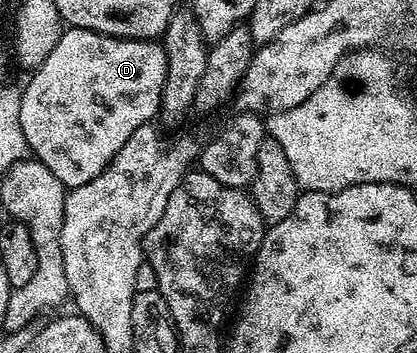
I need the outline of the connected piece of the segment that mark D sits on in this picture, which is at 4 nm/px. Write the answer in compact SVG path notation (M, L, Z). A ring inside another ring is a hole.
M69 27L62 30L59 45L55 45L55 49L51 49L51 53L47 53L47 61L43 61L43 65L36 67L30 75L33 76L30 77L29 84L24 84L19 105L19 125L23 125L23 137L36 159L43 165L47 165L47 169L51 169L51 173L55 173L55 177L59 177L59 181L66 189L72 189L79 185L87 185L95 177L99 177L99 173L103 173L103 169L107 169L107 165L113 160L115 153L119 153L119 149L123 149L123 145L127 145L127 137L131 137L131 133L135 133L135 129L152 124L158 118L161 110L163 83L167 81L167 53L160 42L151 39L120 39L114 35L104 35L91 29Z

